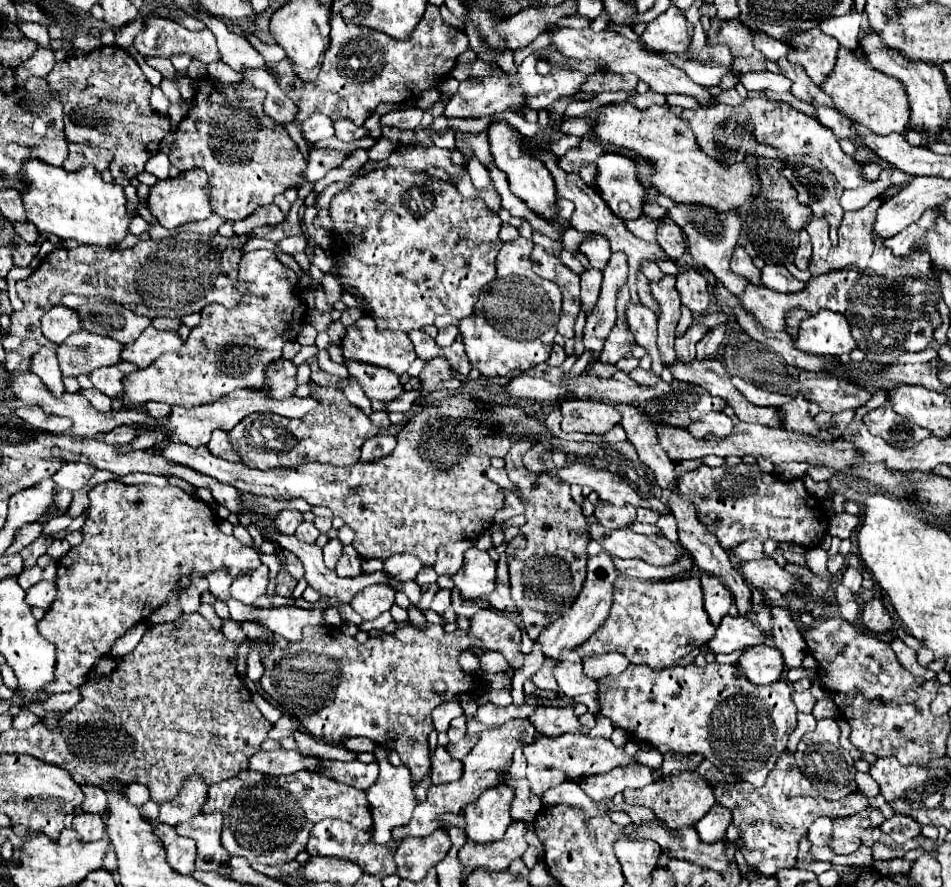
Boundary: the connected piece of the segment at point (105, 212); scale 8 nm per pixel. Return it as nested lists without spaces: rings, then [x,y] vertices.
[[[28,160],[22,168],[22,176],[30,182],[28,192],[22,194],[22,202],[26,206],[28,220],[32,220],[40,232],[106,250],[114,250],[114,246],[126,238],[134,212],[126,206],[128,200],[122,186],[114,182],[106,184],[94,166],[66,172],[64,168],[50,166],[42,160]]]

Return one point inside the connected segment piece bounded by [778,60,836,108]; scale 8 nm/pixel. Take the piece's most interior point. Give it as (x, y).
(804, 89)

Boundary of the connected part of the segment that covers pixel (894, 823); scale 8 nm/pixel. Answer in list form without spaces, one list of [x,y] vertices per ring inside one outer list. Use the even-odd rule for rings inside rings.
[[[894,814],[880,828],[898,844],[904,844],[906,840],[912,840],[920,834],[920,824],[908,816],[904,816],[904,814]]]

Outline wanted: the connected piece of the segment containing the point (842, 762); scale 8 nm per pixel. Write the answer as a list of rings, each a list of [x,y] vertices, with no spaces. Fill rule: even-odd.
[[[834,718],[818,720],[816,730],[802,736],[794,756],[796,756],[796,764],[800,766],[804,776],[812,780],[812,784],[824,798],[838,800],[838,798],[844,798],[846,794],[852,794],[858,790],[858,784],[854,780],[854,776],[856,776],[854,760],[848,754],[844,754],[844,748],[840,746],[840,728]]]

